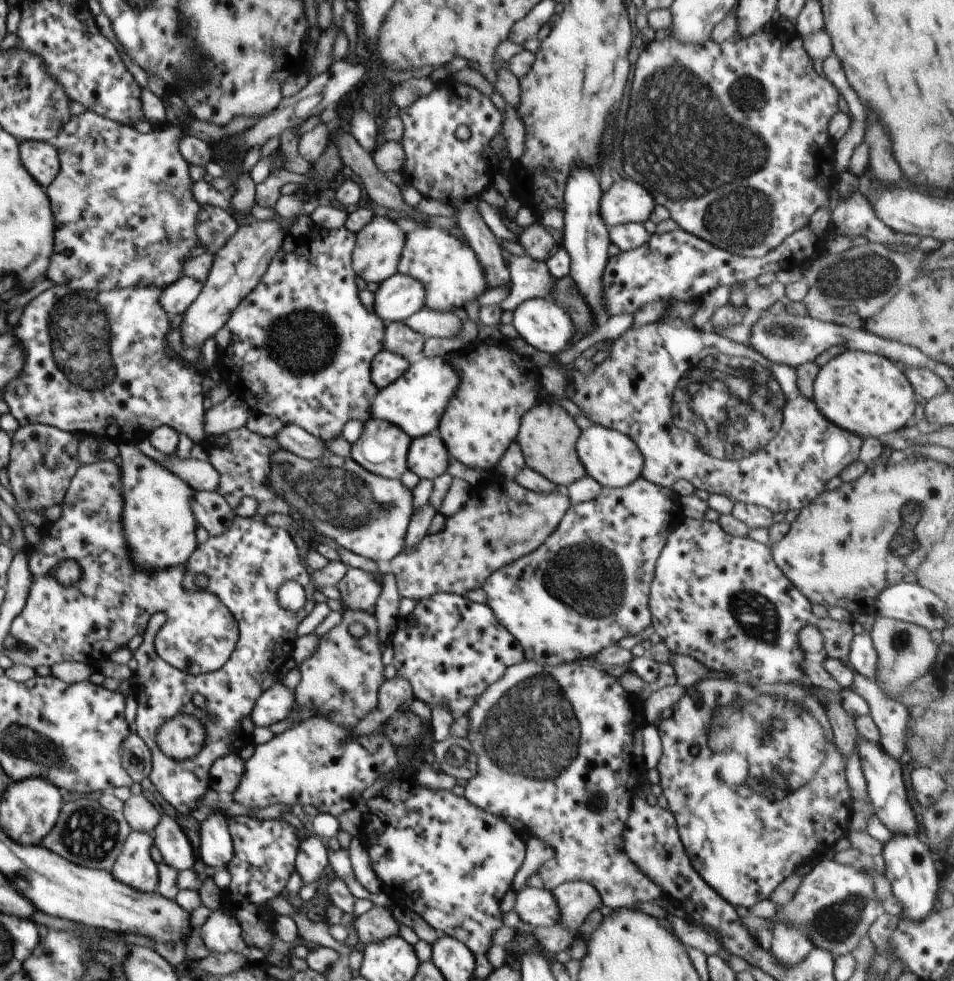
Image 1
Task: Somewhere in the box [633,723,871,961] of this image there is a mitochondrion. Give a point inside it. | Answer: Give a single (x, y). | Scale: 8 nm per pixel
(836, 922)

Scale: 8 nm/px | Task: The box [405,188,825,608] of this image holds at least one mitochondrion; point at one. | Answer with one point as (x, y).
(719, 384)

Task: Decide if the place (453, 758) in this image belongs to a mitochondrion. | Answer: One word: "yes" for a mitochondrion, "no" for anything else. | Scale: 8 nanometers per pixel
yes

